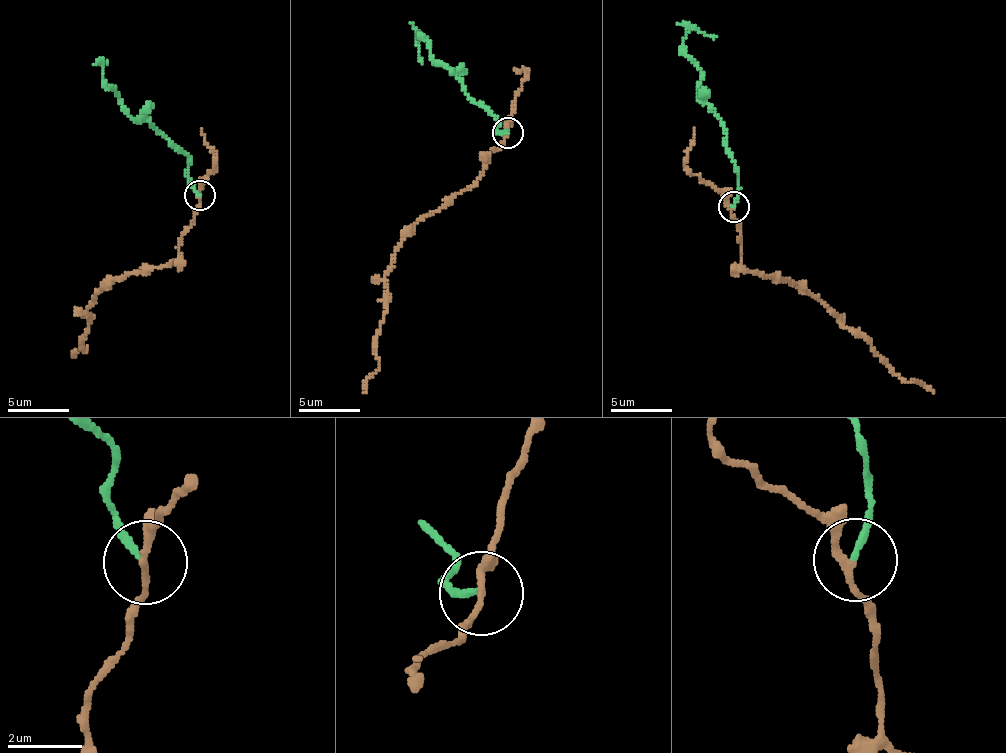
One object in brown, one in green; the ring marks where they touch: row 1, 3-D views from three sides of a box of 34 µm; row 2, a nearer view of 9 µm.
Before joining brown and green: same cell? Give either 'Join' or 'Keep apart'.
Keep apart

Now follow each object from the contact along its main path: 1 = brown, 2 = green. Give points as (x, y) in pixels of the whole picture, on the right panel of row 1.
1: (734, 206), (731, 218), (737, 222), (741, 263), (747, 269), (790, 280), (859, 330), (902, 379), (933, 392)
2: (734, 206), (738, 185), (726, 130), (697, 93), (700, 69), (682, 47), (692, 29), (716, 36)

